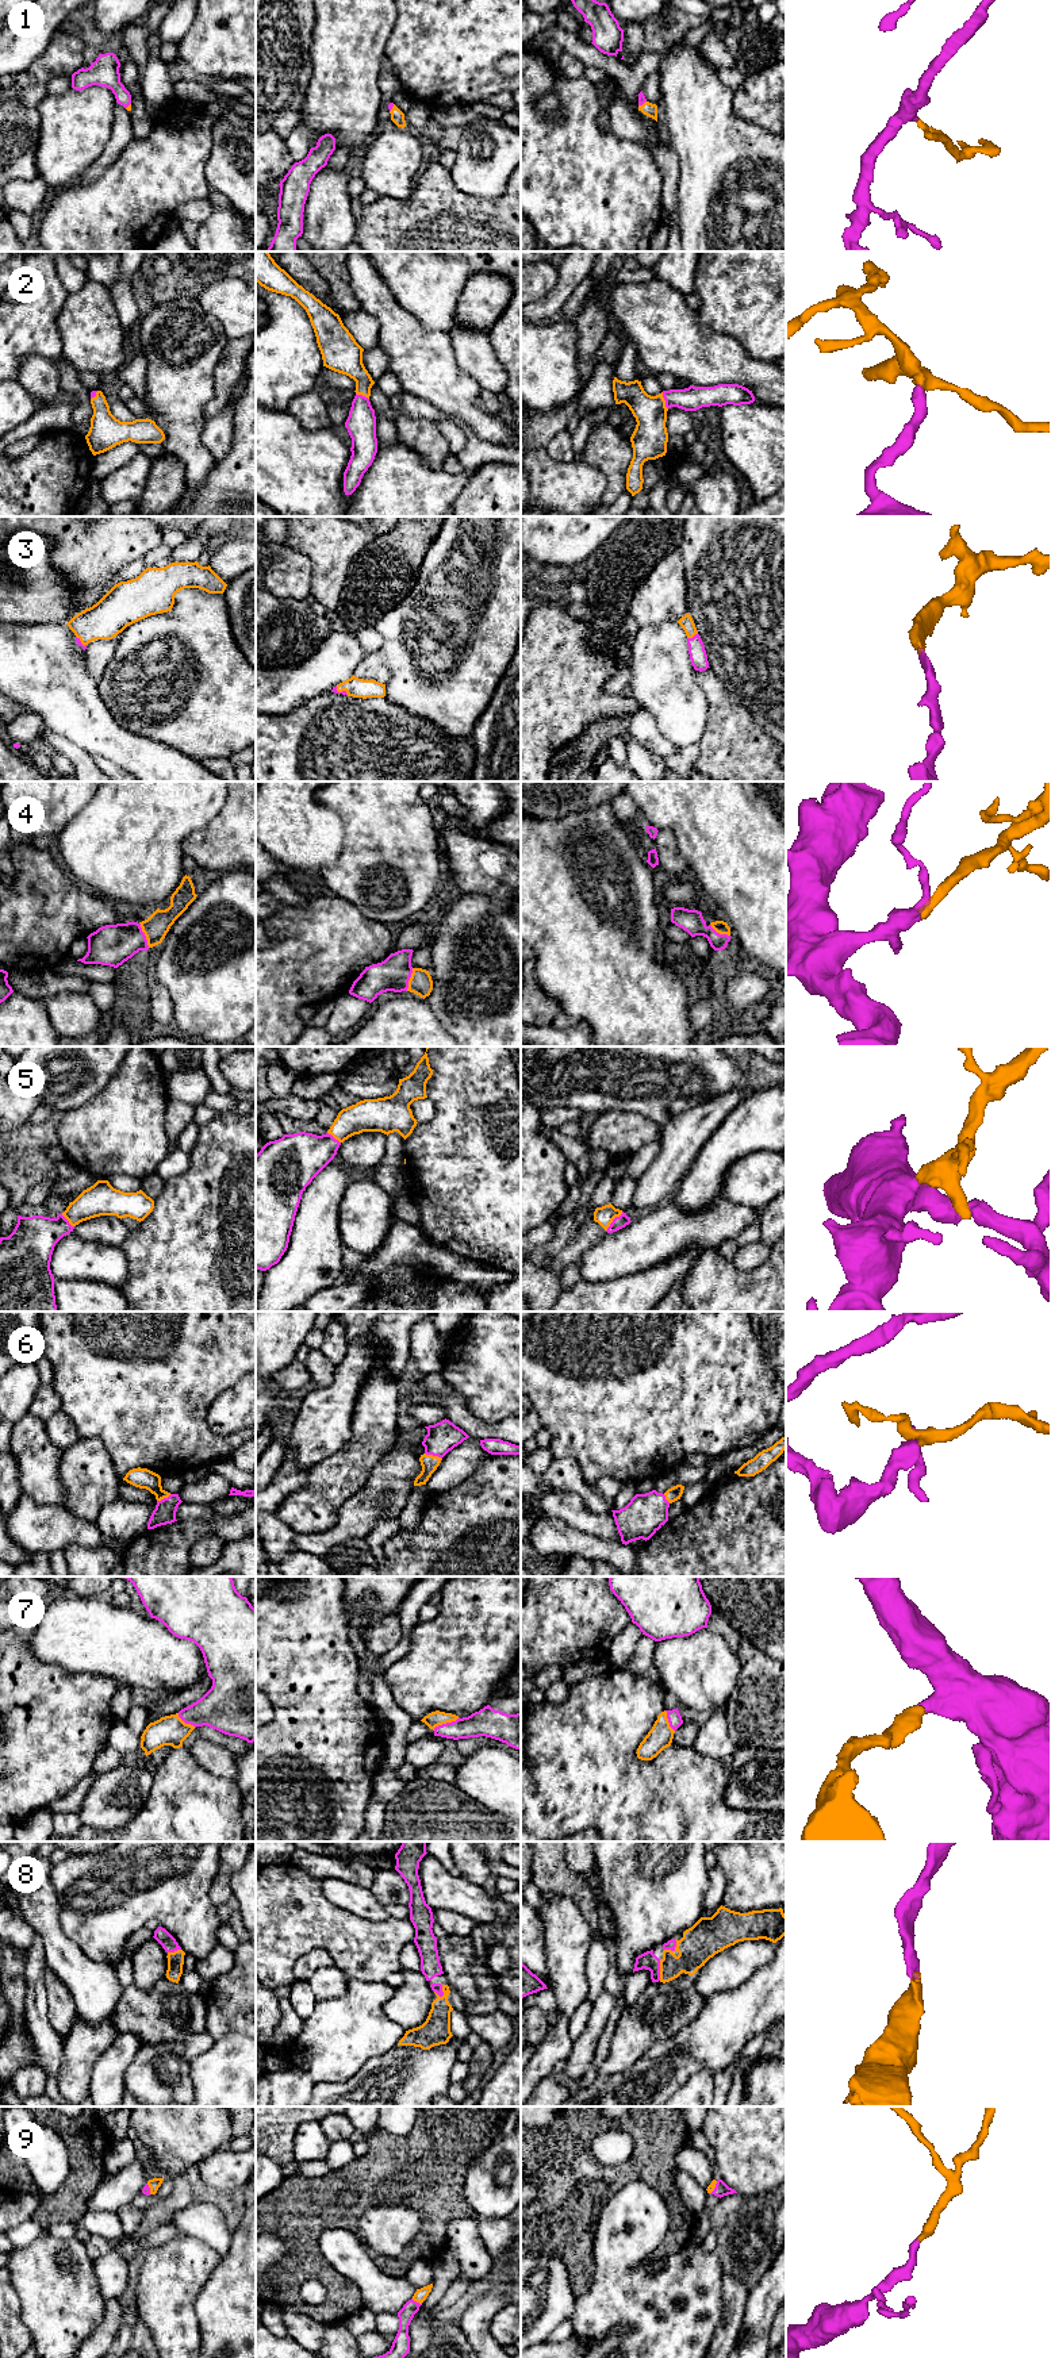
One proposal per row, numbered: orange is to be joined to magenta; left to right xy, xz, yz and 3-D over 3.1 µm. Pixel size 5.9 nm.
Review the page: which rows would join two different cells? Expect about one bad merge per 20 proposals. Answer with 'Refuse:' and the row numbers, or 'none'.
Refuse: none

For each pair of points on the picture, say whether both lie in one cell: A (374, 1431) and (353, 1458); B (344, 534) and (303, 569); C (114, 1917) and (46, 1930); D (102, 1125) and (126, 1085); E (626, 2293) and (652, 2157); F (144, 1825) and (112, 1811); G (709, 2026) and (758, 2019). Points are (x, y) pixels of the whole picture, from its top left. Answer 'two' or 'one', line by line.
A: one
B: two
C: two
D: one
E: two
F: two
G: one

